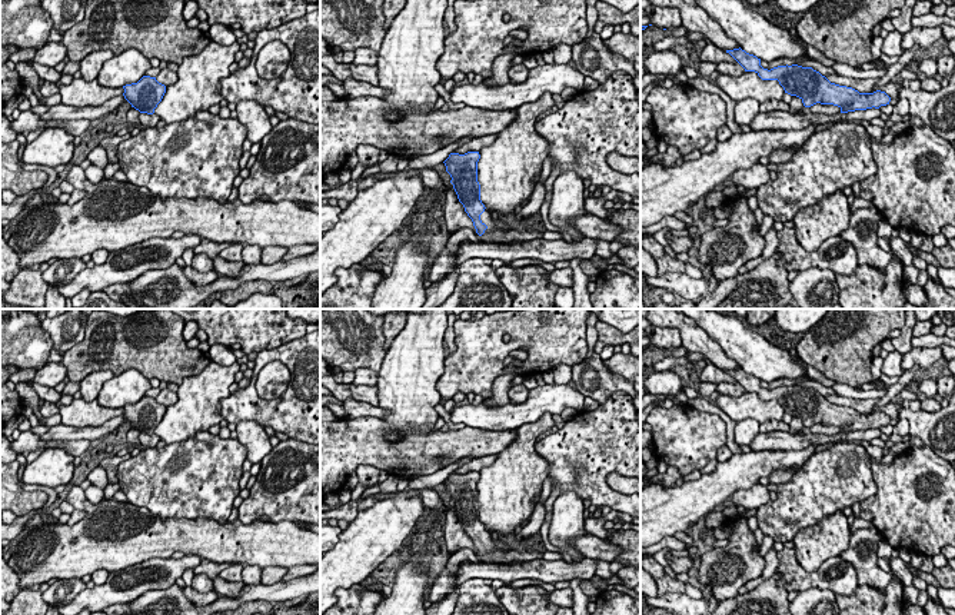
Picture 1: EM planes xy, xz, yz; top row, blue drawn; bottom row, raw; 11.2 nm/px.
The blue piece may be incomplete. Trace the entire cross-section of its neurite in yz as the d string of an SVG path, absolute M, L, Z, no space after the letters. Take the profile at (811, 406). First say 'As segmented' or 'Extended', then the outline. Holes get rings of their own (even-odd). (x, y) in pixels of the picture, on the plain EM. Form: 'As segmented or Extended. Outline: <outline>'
As segmented. Outline: M726 370L745 392L755 392L762 400L778 400L785 413L796 416L802 420L805 428L816 423L833 425L841 429L841 433L879 429L891 422L891 418L881 410L874 413L859 413L846 406L831 403L825 396L812 388L802 388L798 385L778 386L771 390L761 386L761 379L745 370Z

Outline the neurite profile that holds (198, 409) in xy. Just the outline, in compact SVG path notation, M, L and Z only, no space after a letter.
M210 362L199 375L187 376L179 385L179 400L166 408L162 422L154 429L166 445L193 438L223 420L220 400L230 395L240 365Z

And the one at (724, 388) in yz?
M721 382L716 388L716 392L728 396L742 396L745 389L739 383Z

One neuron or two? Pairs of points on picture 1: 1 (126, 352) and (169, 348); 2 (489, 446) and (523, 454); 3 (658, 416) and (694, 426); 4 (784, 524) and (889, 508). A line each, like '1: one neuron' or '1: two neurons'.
1: one neuron
2: two neurons
3: one neuron
4: two neurons

